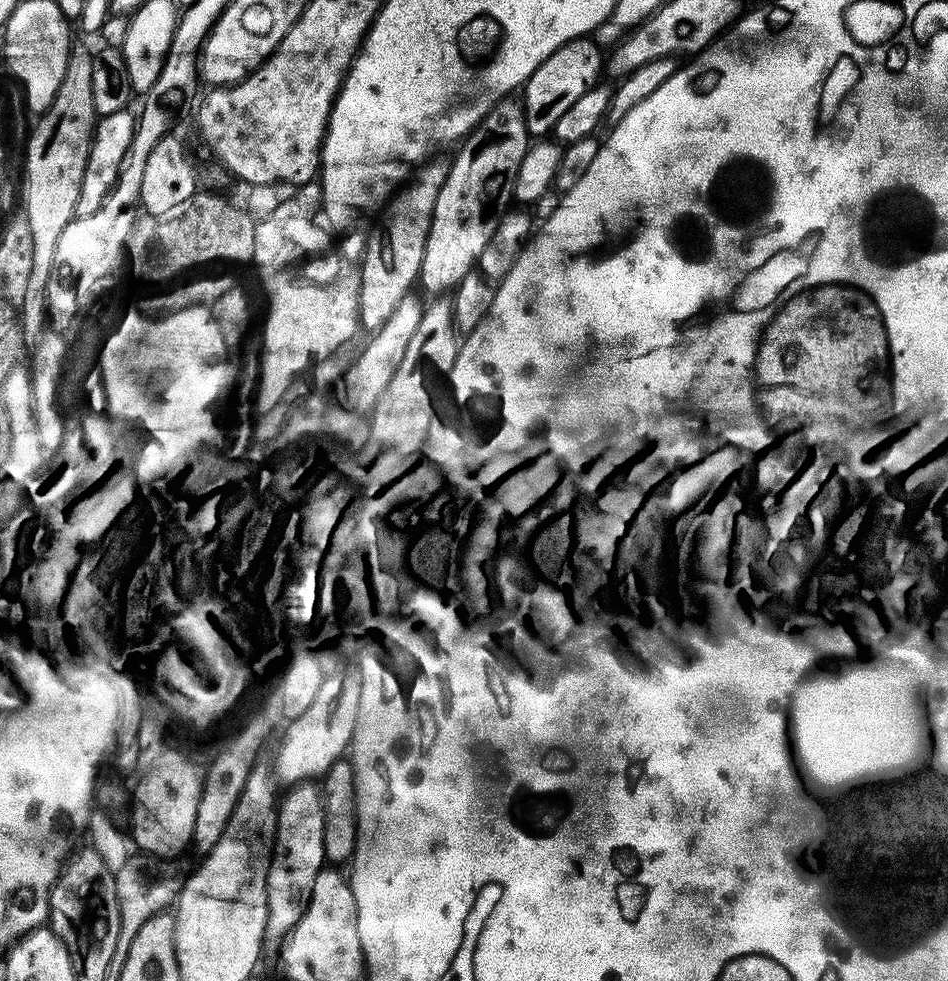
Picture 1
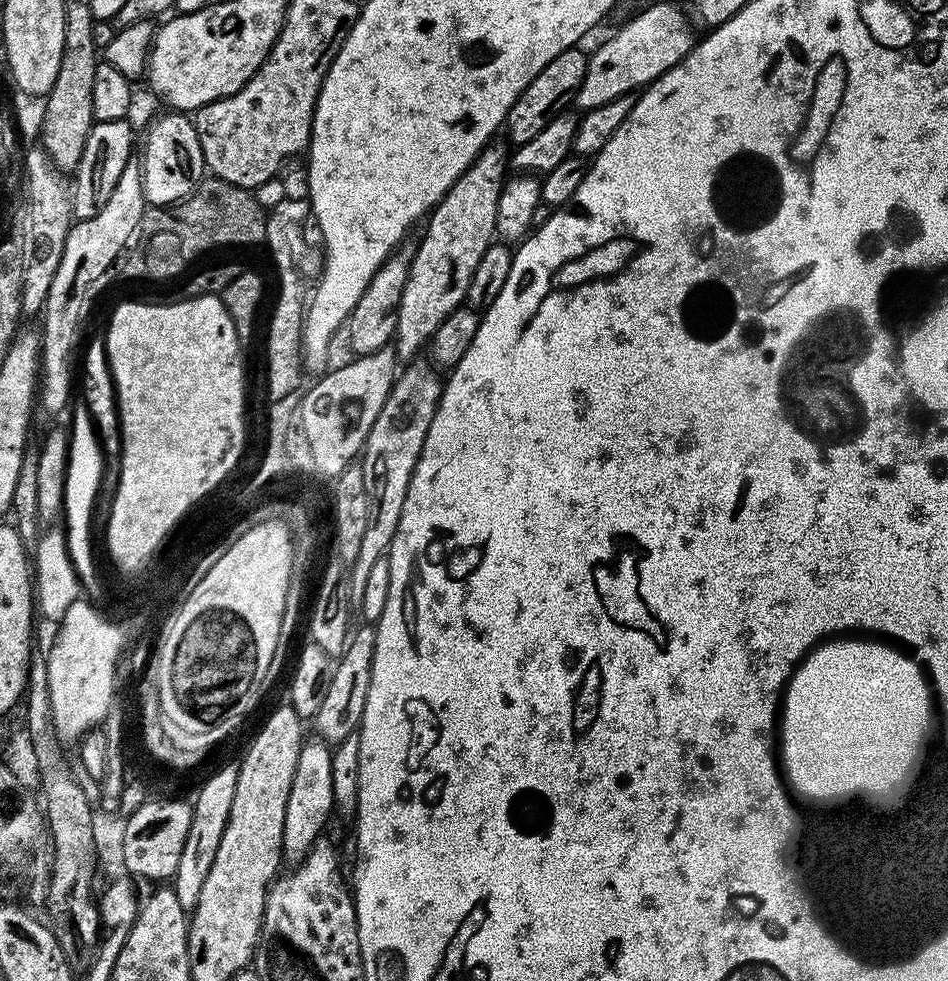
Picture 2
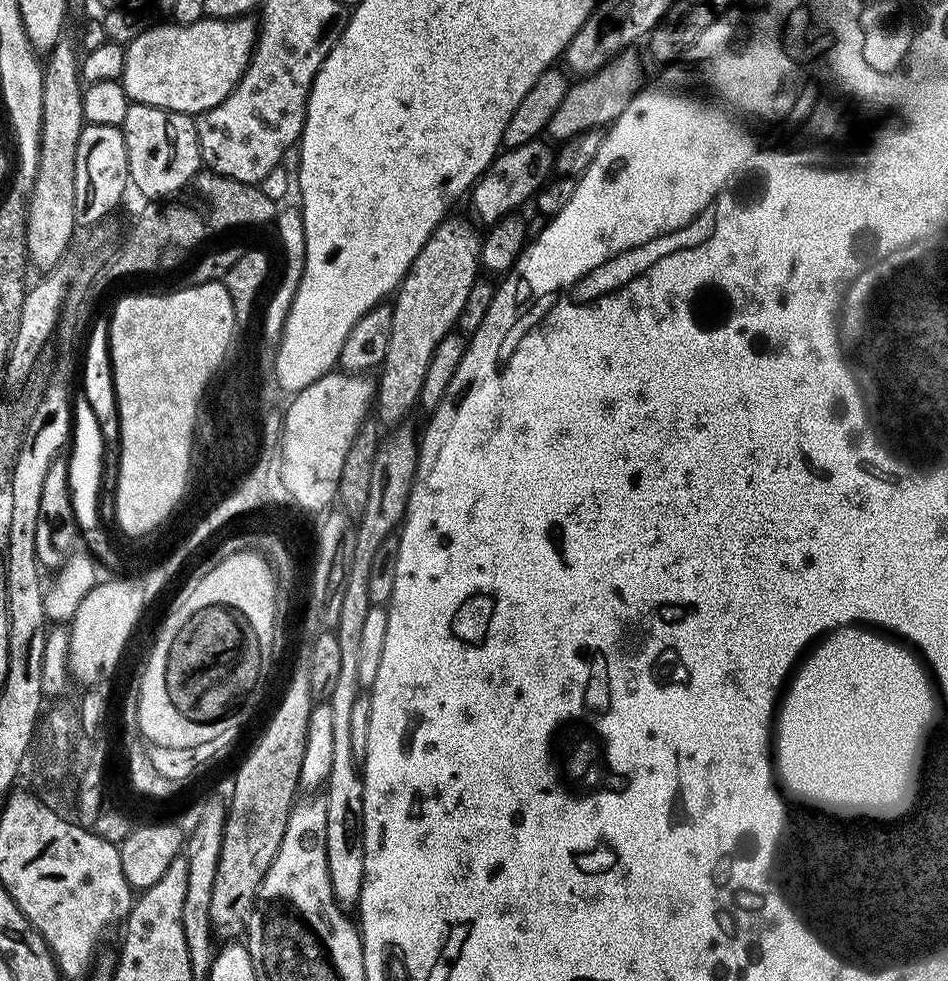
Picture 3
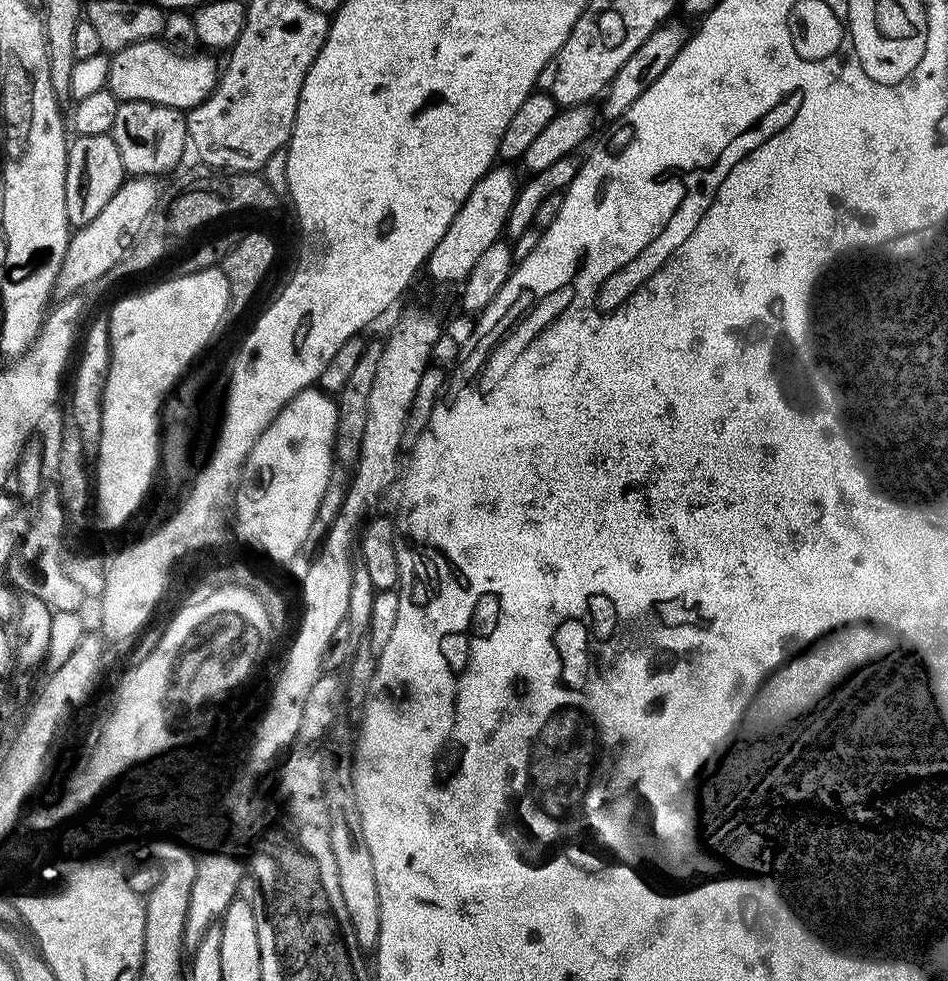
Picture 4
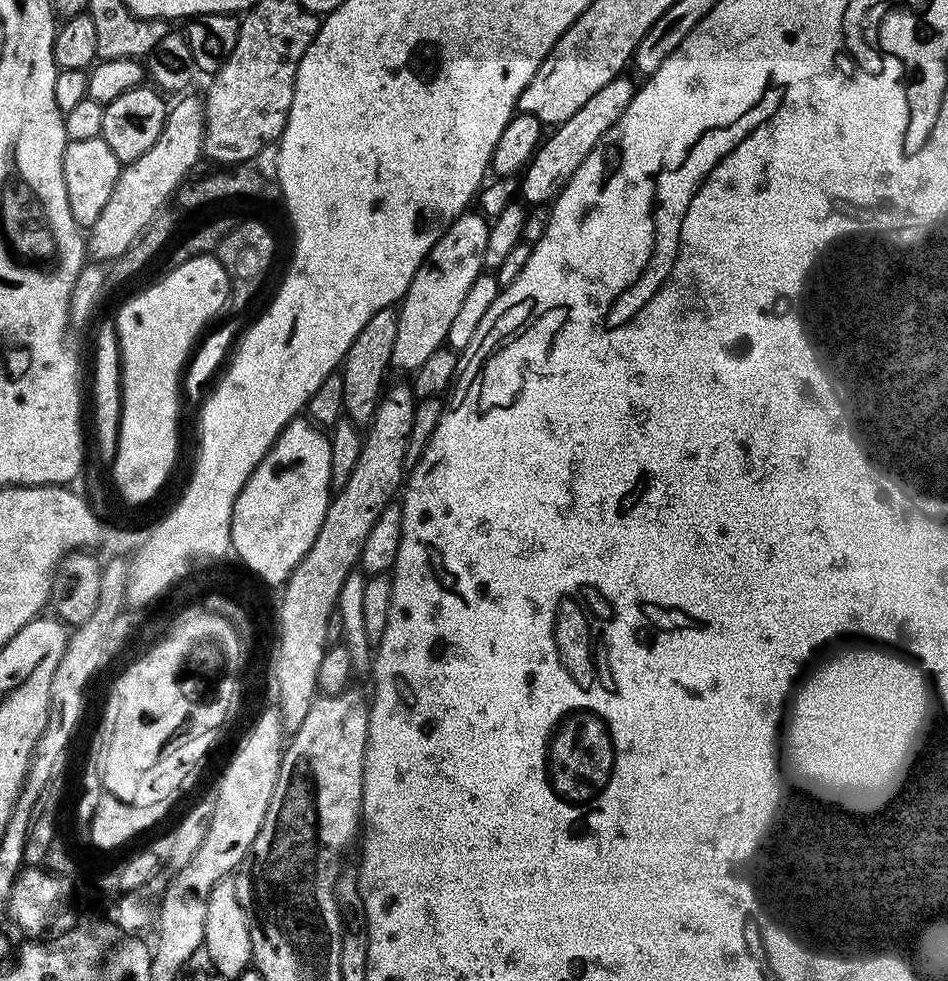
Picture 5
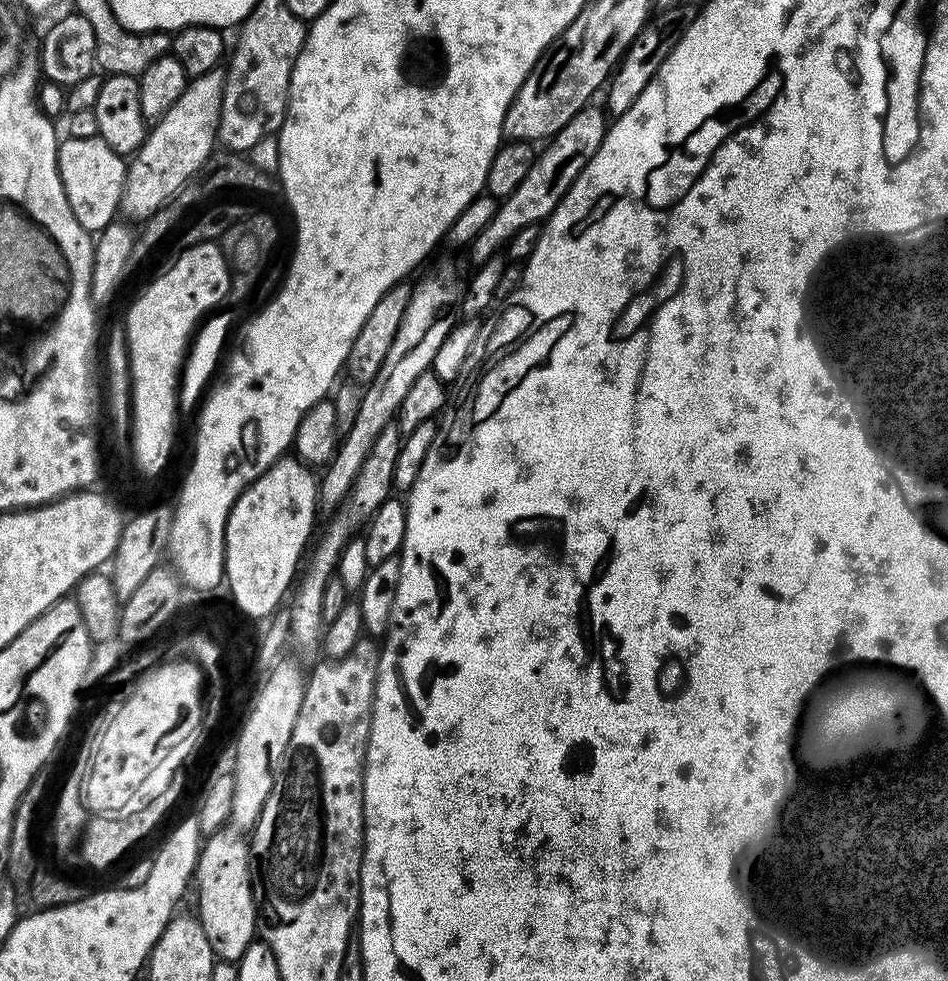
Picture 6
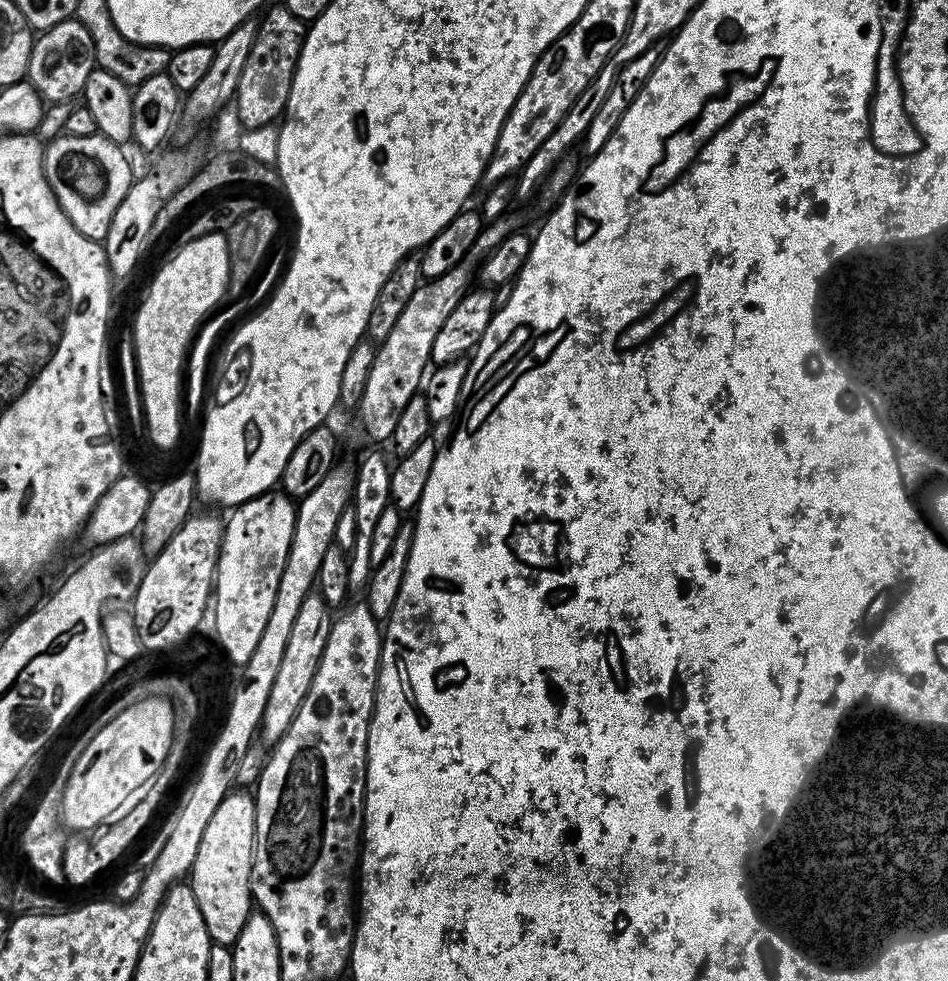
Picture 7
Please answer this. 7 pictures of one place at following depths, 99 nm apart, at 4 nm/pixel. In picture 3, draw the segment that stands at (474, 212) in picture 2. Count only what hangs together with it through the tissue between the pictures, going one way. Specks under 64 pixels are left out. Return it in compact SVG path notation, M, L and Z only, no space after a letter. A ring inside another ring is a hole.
M445 219L432 231L432 236L422 246L418 258L404 275L394 296L393 322L390 326L389 345L378 368L380 380L375 389L374 408L380 411L379 419L399 425L404 415L417 407L423 380L435 347L445 335L457 327L462 306L476 284L480 265L481 237L468 224L460 220Z

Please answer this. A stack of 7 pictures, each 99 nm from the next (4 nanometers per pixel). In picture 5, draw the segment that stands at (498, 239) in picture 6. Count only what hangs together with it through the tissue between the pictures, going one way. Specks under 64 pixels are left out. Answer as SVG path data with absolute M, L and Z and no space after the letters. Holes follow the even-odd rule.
M626 74L616 76L593 95L581 109L559 125L537 148L528 162L520 180L521 199L532 206L542 206L553 201L564 188L575 170L600 144L600 140L617 124L618 118L629 108L636 93L636 84Z

